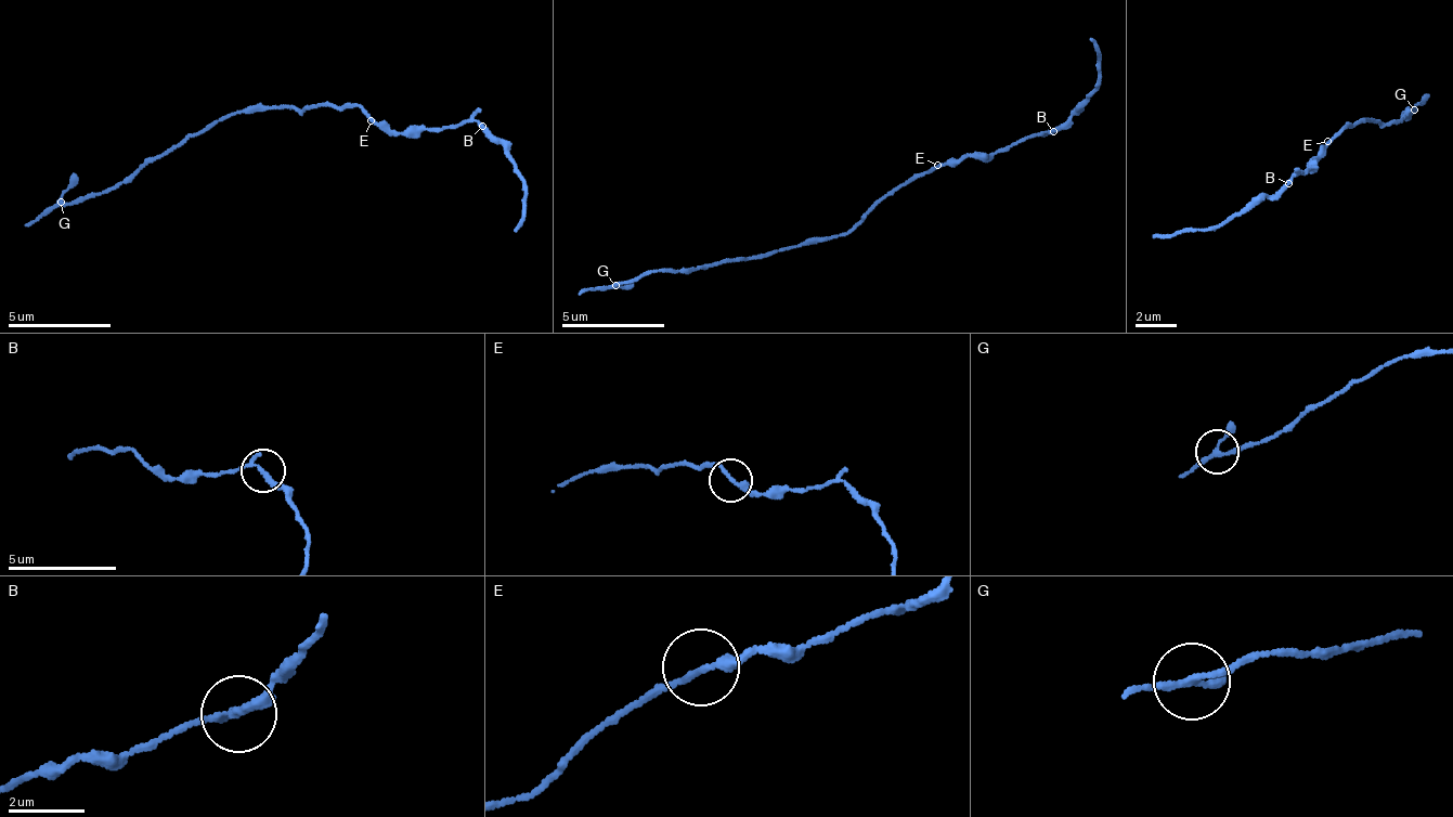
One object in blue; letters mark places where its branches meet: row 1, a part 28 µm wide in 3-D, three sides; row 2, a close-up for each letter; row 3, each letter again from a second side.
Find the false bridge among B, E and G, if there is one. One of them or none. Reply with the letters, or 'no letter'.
B

